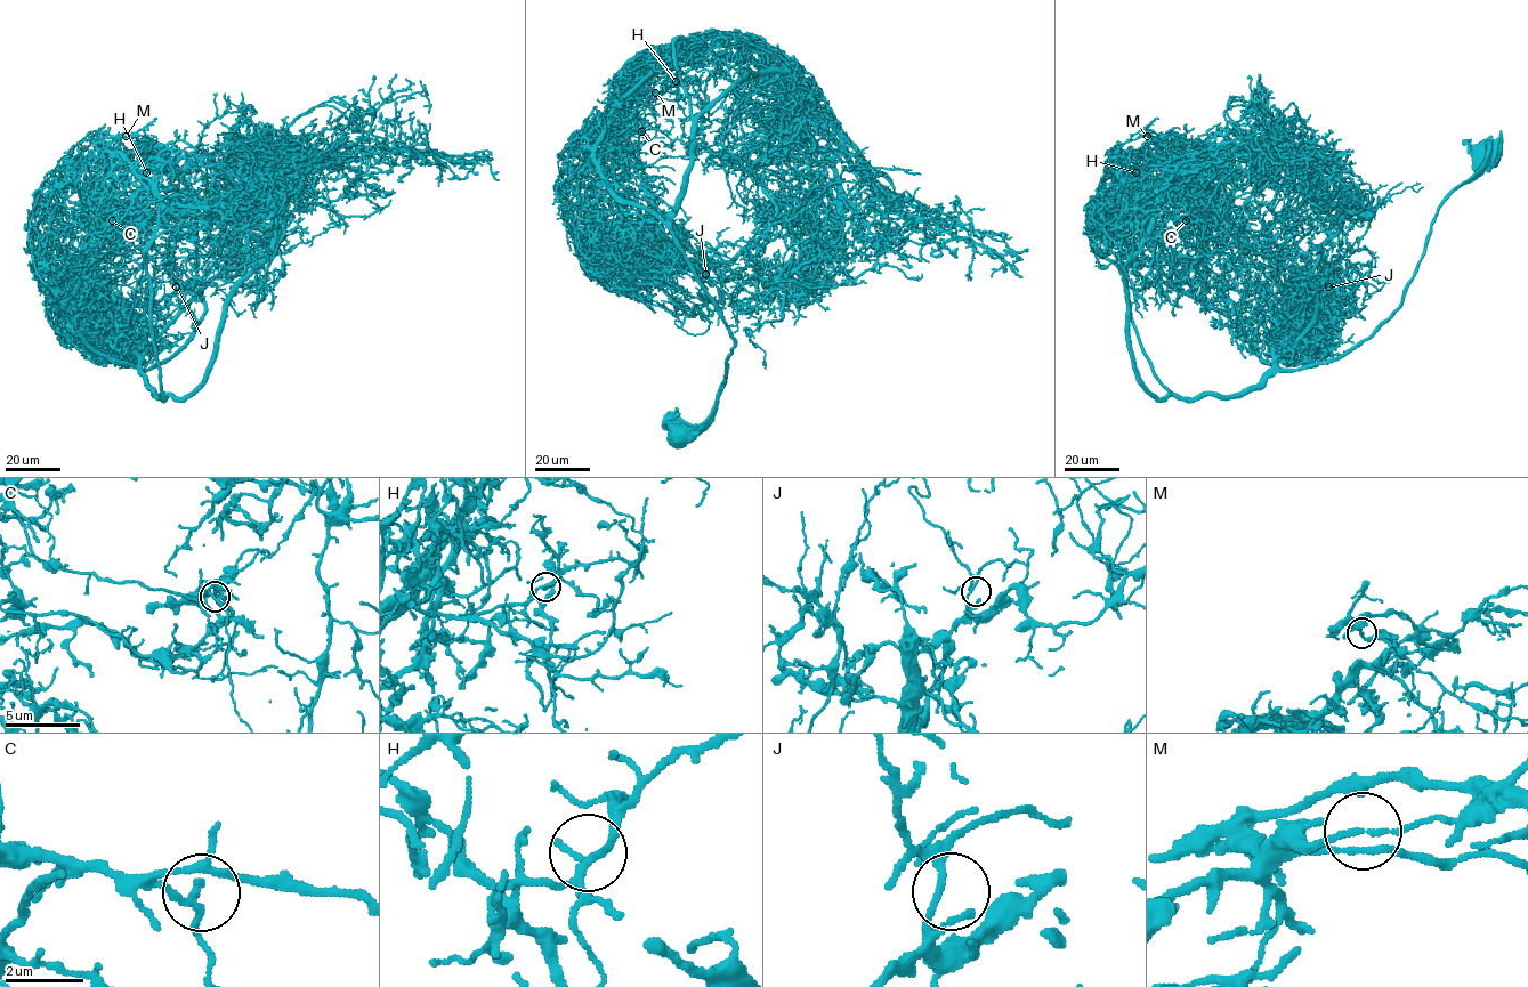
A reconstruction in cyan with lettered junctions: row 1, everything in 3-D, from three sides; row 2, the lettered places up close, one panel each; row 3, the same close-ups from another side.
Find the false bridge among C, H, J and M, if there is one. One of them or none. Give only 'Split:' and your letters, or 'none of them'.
Split: M

